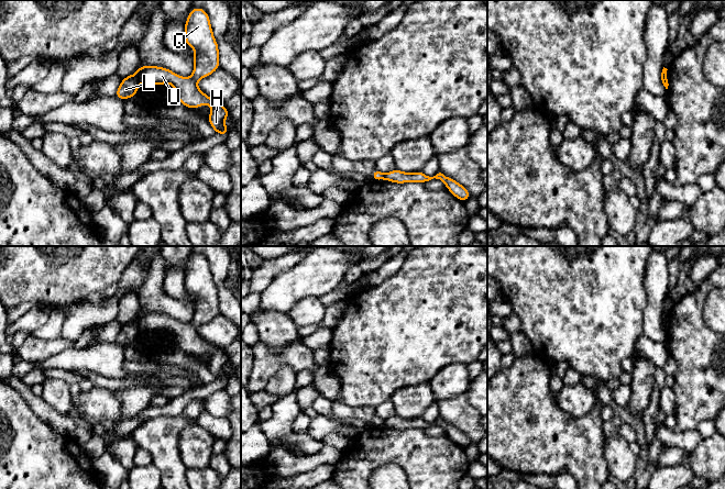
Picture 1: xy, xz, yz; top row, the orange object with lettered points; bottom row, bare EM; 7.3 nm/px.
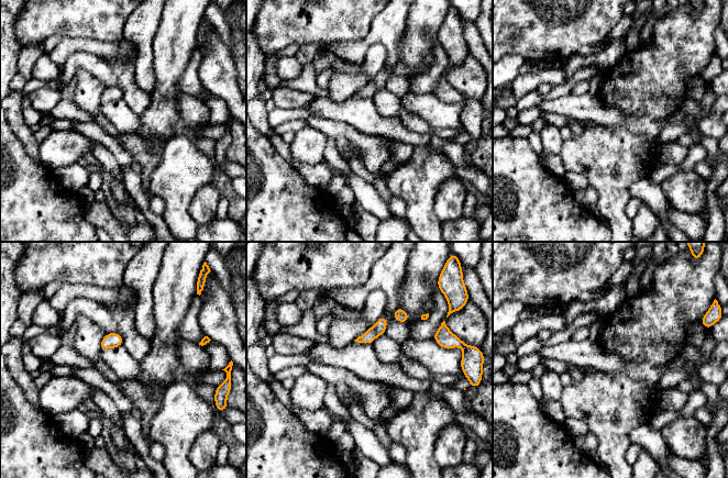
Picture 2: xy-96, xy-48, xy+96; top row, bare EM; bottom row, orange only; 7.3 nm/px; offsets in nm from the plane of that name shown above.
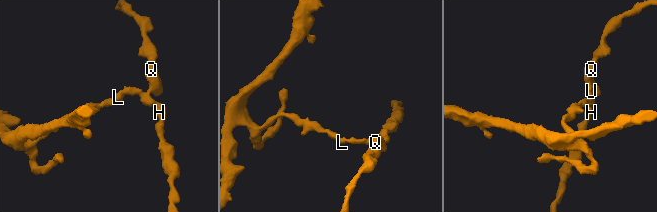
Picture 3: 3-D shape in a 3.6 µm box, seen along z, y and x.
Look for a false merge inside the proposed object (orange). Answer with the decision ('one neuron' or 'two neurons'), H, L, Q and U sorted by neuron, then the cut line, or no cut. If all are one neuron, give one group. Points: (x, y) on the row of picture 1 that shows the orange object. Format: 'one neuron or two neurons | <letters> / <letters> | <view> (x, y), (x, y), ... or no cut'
two neurons | H Q U / L | xy (136, 76), (140, 81)

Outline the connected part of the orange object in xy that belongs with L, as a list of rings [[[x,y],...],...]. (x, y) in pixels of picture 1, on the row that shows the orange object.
[[[132,74],[121,80],[121,84],[116,92],[116,97],[121,100],[132,98],[138,93],[140,86],[139,78],[135,74]]]

